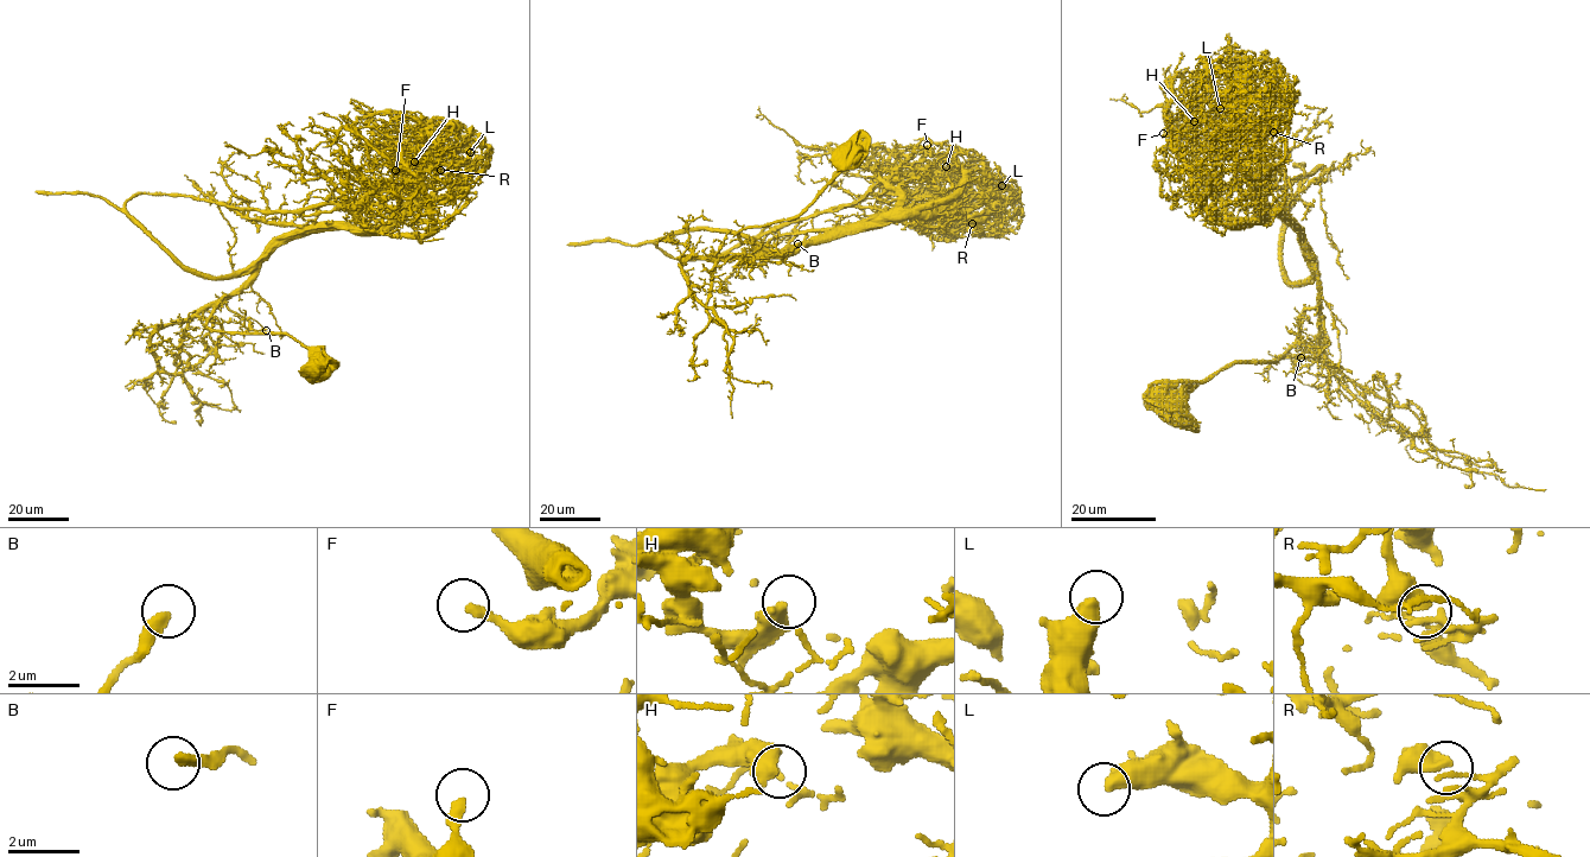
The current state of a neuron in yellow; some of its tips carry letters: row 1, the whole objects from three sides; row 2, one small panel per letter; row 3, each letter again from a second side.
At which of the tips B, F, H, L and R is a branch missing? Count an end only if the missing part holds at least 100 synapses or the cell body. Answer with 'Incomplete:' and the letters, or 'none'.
Incomplete: L

